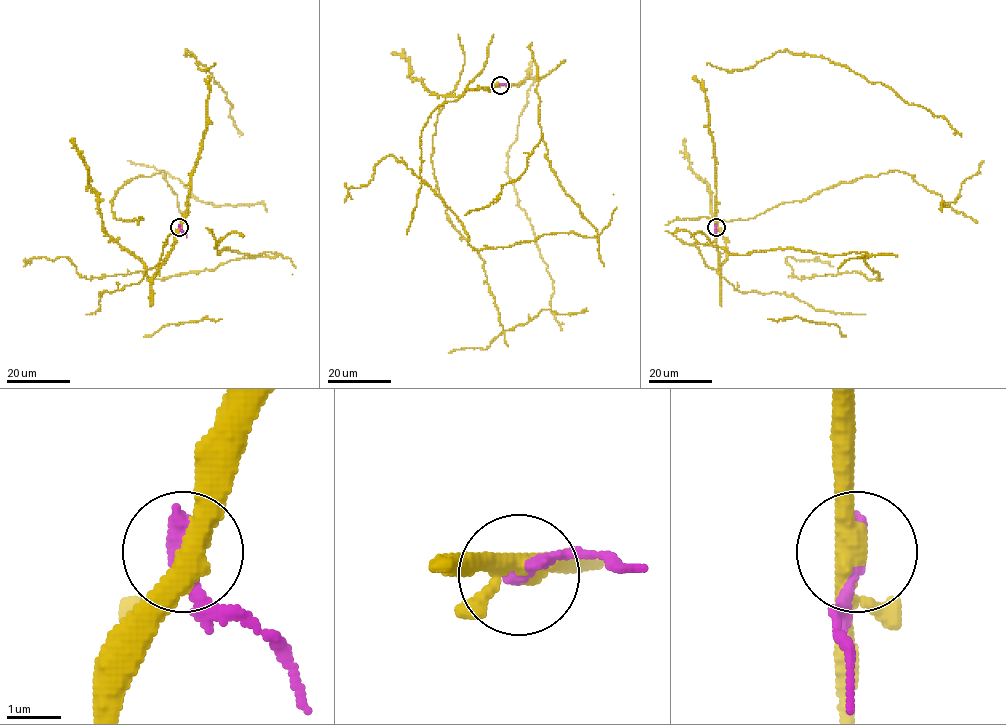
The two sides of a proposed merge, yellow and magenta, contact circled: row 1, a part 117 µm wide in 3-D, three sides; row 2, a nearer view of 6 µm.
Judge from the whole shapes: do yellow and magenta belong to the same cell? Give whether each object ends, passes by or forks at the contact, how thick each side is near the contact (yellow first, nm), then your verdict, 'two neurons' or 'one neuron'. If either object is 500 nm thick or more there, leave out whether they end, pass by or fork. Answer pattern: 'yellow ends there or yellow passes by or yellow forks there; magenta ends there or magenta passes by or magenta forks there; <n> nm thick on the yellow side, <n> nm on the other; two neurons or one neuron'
yellow forks there; magenta ends there; 360 nm thick on the yellow side, 420 nm on the other; two neurons

